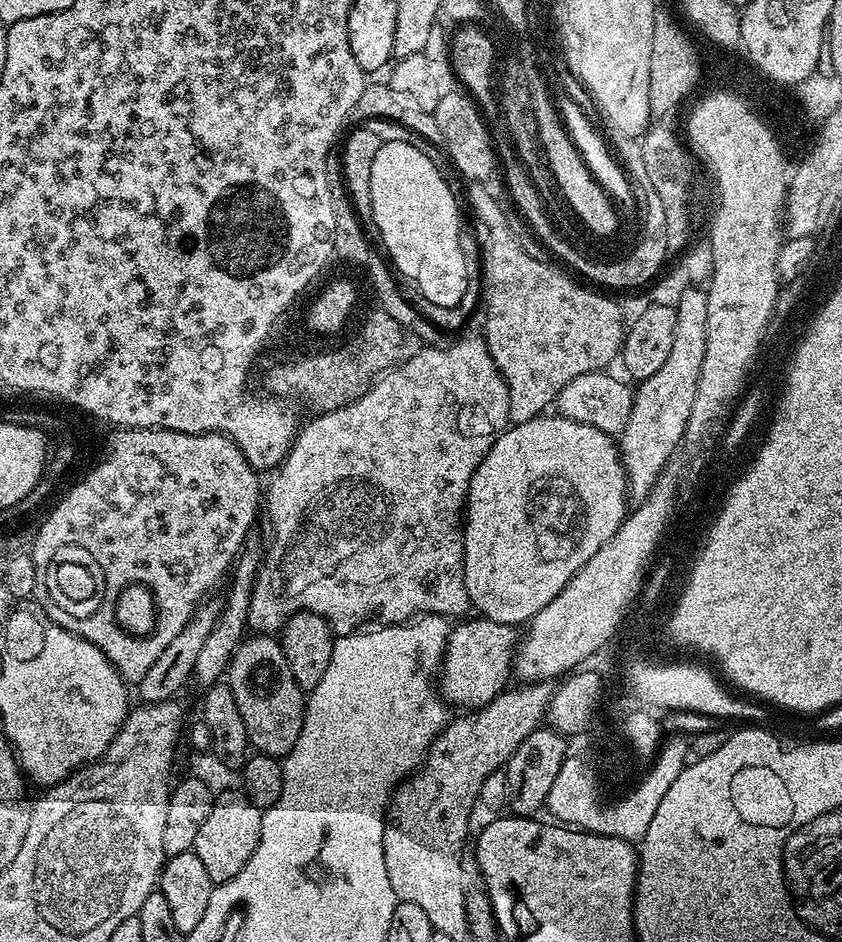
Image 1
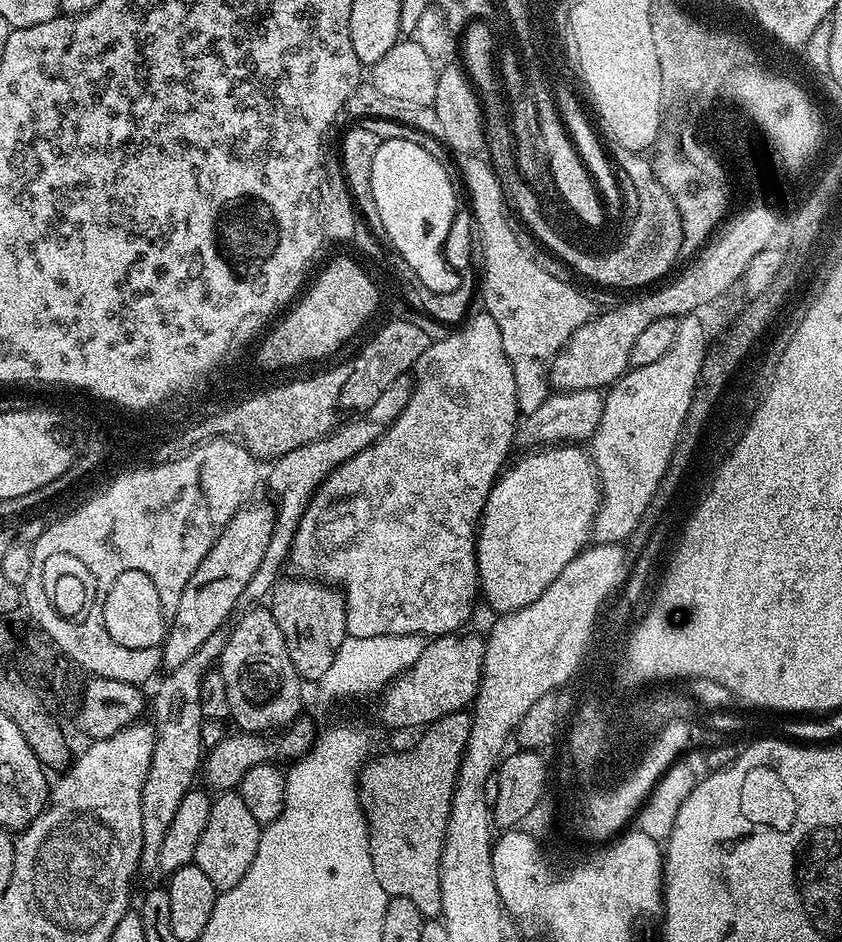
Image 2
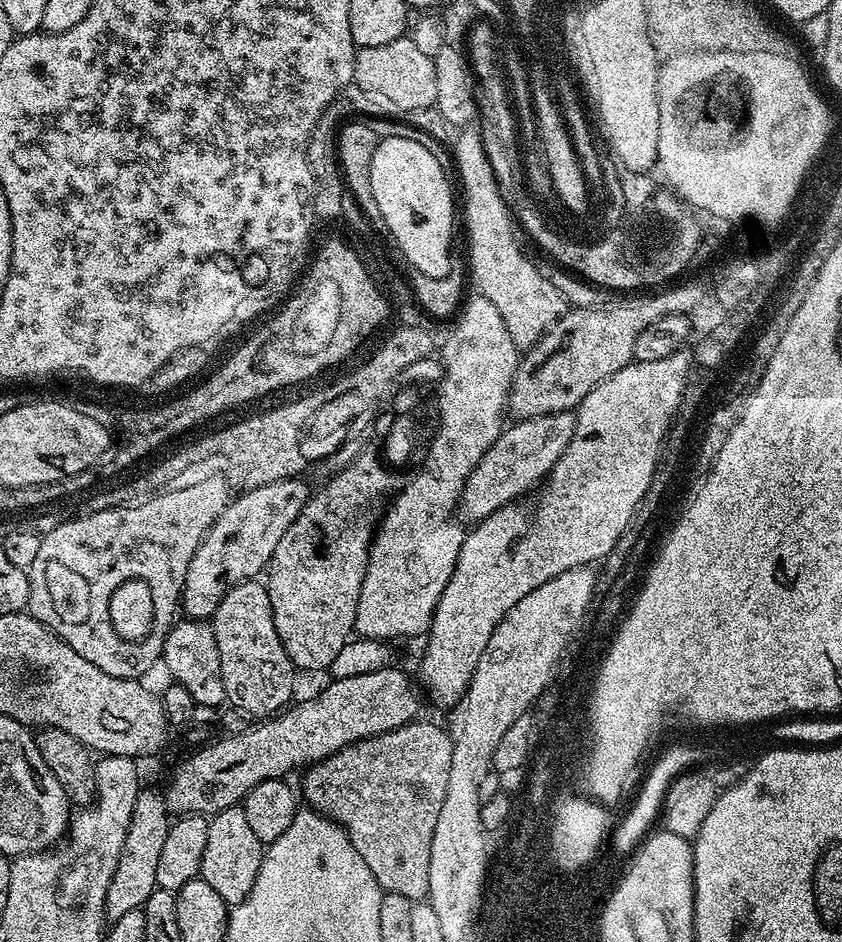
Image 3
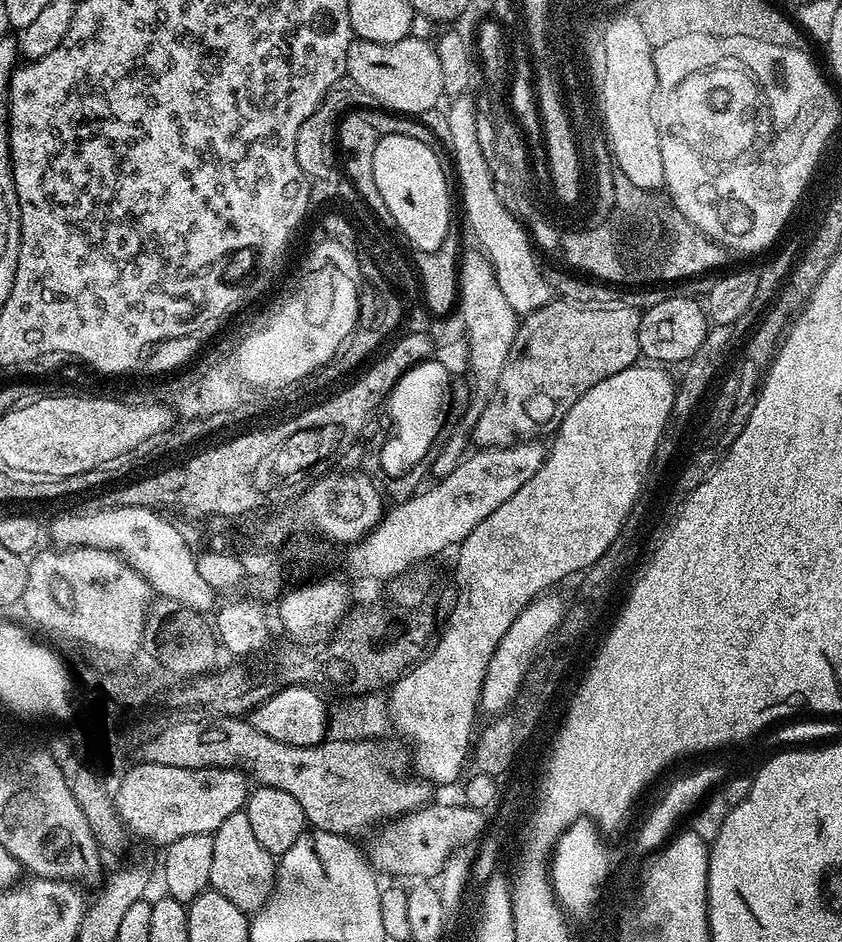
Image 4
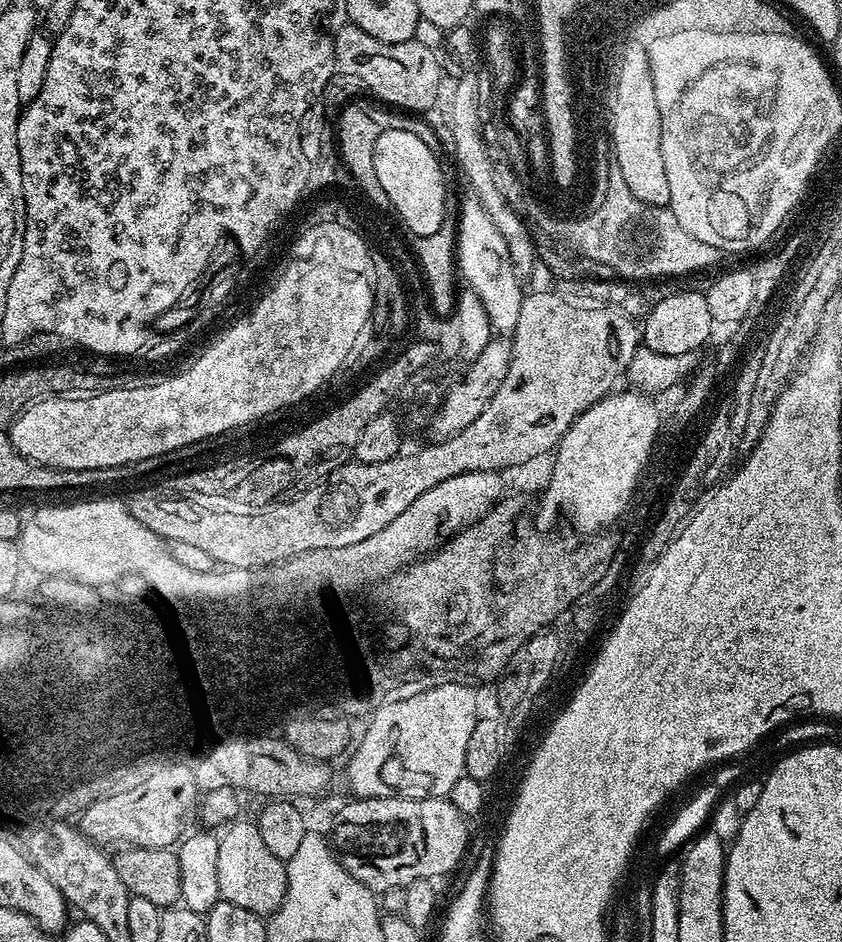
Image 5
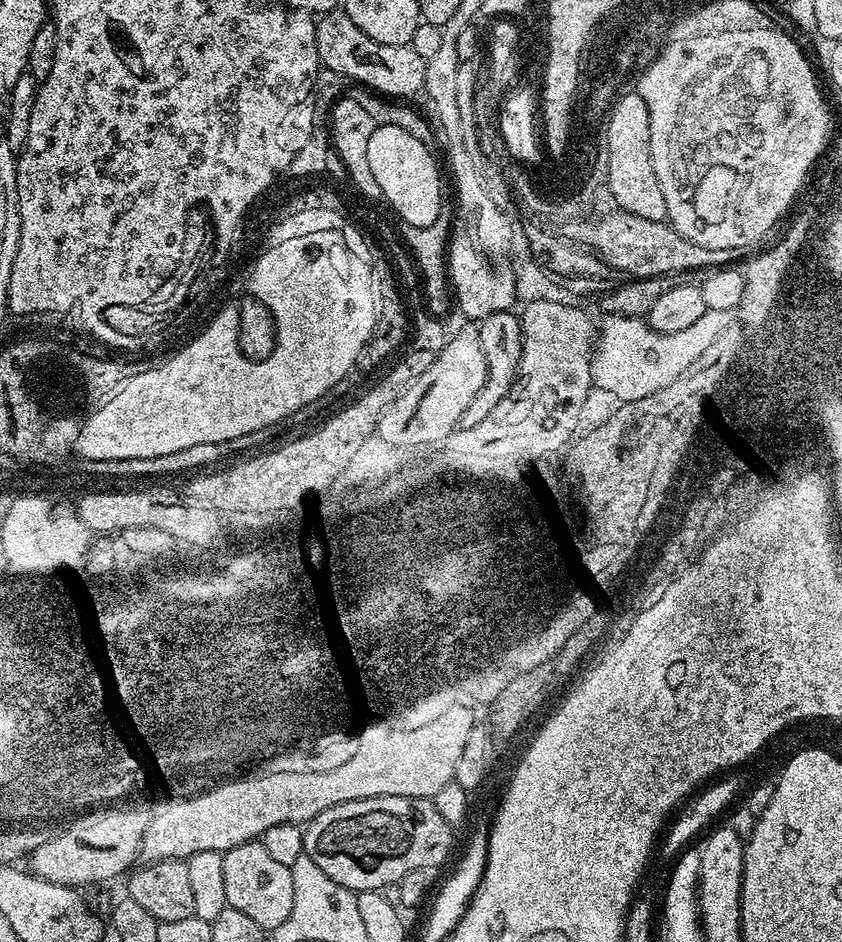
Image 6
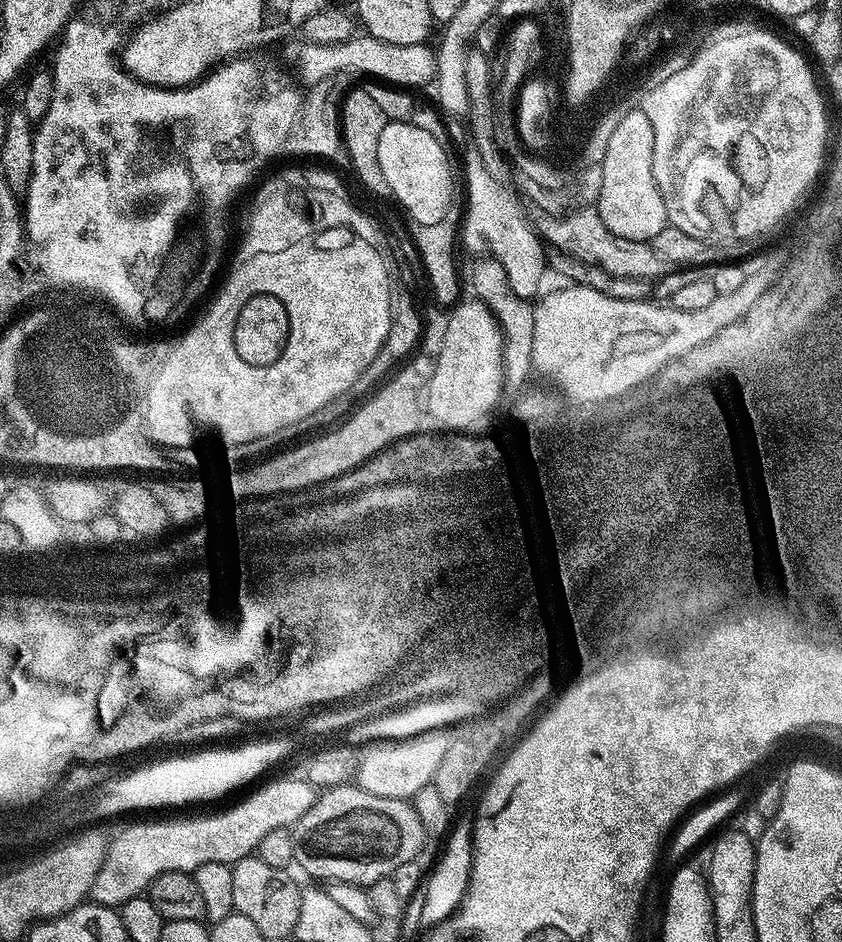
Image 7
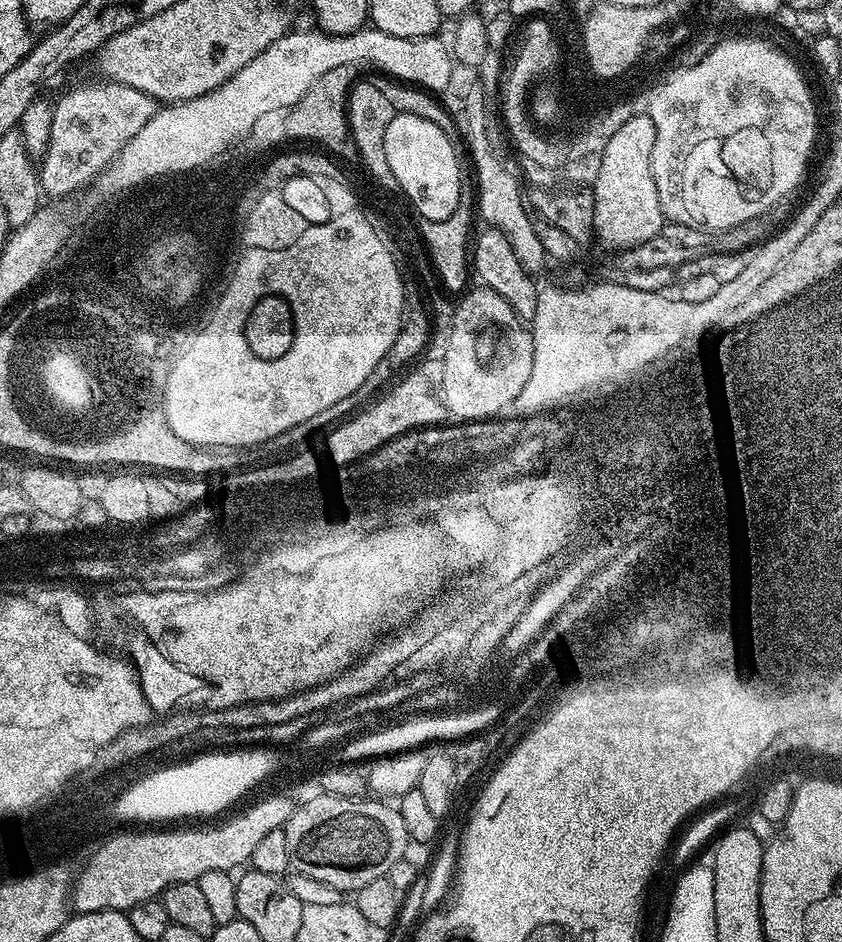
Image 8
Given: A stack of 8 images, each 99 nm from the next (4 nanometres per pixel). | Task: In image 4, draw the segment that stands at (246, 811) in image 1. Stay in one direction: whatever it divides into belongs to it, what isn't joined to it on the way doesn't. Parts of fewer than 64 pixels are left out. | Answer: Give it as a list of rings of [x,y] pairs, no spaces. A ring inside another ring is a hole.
[[[244,811],[230,814],[218,830],[211,833],[214,842],[214,859],[210,865],[211,891],[222,894],[222,898],[234,902],[238,910],[254,914],[270,898],[276,885],[277,857],[271,856],[258,842],[254,829],[250,826],[250,818]]]

